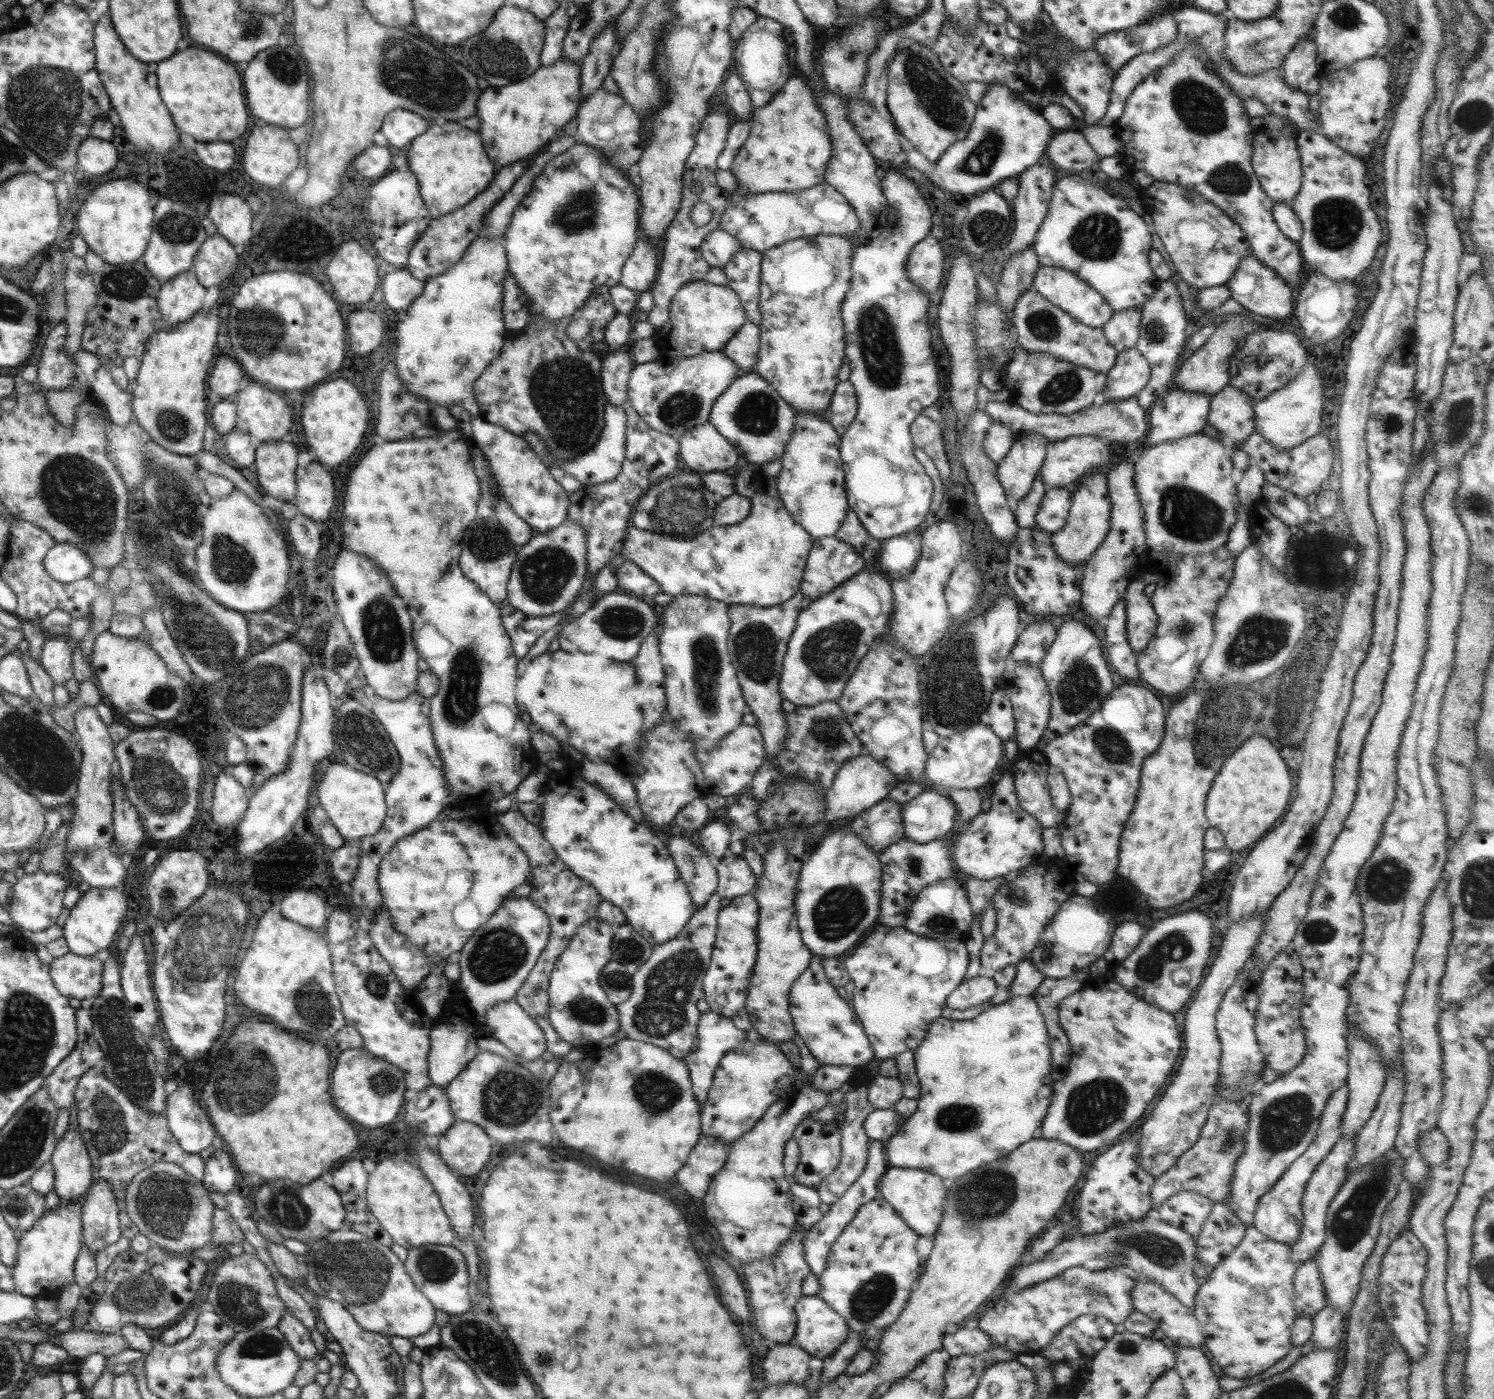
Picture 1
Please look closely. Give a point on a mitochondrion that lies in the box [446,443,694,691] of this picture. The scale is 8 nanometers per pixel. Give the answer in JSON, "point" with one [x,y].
{"point":[544,574]}

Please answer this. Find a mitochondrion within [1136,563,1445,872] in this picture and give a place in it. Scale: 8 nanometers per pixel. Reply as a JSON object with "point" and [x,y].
{"point":[1221,720]}

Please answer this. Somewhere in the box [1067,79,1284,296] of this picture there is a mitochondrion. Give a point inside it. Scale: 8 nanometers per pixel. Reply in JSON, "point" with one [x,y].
{"point":[1230,179]}

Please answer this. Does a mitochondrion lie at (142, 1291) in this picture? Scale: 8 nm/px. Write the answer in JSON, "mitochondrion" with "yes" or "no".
{"mitochondrion":"yes"}

